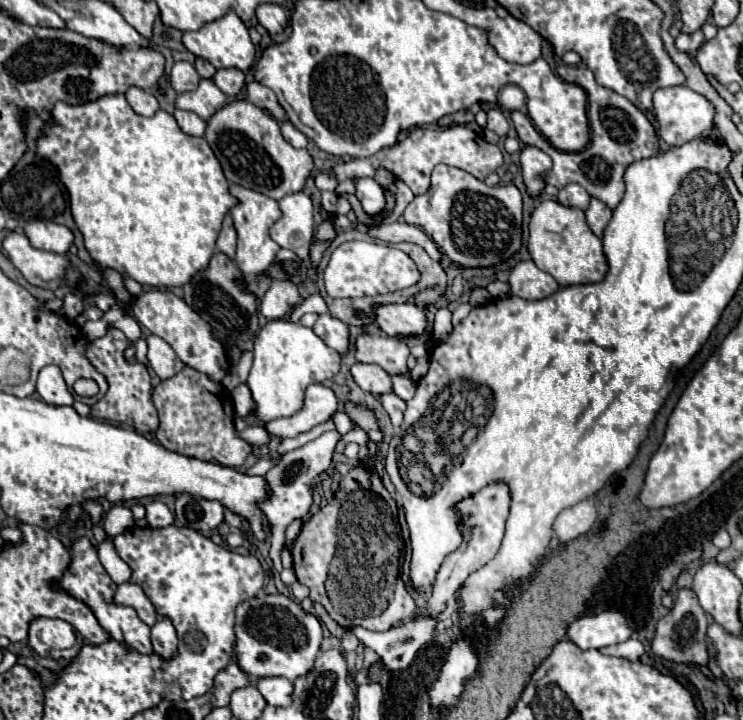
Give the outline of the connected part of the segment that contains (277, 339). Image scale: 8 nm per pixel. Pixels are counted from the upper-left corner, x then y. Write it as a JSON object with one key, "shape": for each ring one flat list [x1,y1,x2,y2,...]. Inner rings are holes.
{"shape":[[286,319,268,321,254,339,254,363,246,381,252,391,254,409,244,421,250,427,264,427,282,415,298,413,304,403,306,387,316,383,314,373,338,373,338,369,340,353,328,347,310,327]]}

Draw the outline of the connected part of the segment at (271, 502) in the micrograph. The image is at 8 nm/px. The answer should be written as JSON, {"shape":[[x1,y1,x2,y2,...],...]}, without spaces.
{"shape":[[332,429,332,431,324,431,318,439,306,443,304,447,296,449,296,451,290,451,286,453,278,465,274,465,268,473,266,473,266,481,270,485,270,491,272,495,260,503,260,509,264,511,268,523,272,525,272,537,270,537,270,557,274,561,274,567,278,571,282,571,282,565,280,565,280,549,284,547,284,531,286,527,296,519,296,517,306,517,308,515,308,509,312,505,312,495,310,495,310,481,320,475,322,471,330,469,332,467,332,455,336,451,336,445,338,441,342,439,342,435]]}

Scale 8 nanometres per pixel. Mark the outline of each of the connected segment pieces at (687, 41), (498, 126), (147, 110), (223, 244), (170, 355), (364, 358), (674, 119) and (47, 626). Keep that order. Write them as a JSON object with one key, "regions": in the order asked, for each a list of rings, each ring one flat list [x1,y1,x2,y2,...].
{"regions":[[[698,29,696,33,692,33,692,35,680,33,680,35,676,37,676,47,678,47,680,51,684,51,684,53,694,53,702,43,704,43,704,35,702,35,700,29]],[[490,109,488,111,488,125,486,125,490,131,498,133,500,137,506,137,508,135,508,129,510,129,510,123,508,123,508,117,502,109]],[[130,87,126,91,126,99,130,103,130,107,144,117,150,117,158,111,158,99,150,93,150,91,142,91,140,87]],[[230,215,224,217,222,231,220,231,218,241,216,241,216,249,222,251,222,253,226,253,228,257,232,257,234,251,236,251,236,229,234,229,234,223,232,223]],[[150,335,148,339,148,363,160,379,170,379,182,371,184,363,178,359,176,351,158,335]],[[360,333,356,337,354,347,356,347,356,361,376,363,390,375,402,375,406,371,410,349,398,337]],[[686,85,678,87,668,87,668,89,658,89,654,93,654,113,658,121,658,133,668,145,684,145,686,141,702,137,704,131,712,129,712,119,714,119,714,107,712,103,702,97,700,93,692,91]],[[32,619,28,645,40,657,72,661,82,647,82,639,78,639,74,627,62,619]]]}

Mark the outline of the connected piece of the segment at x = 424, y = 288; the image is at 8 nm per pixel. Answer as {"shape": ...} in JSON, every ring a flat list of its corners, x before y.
{"shape":[[398,243,396,247,402,249,402,251,406,251,406,253,414,259,414,263,418,265,418,269,420,269,420,273,422,273,422,279,420,279,414,287,389,293,396,295,390,295,390,297,386,297,386,295,380,296,378,303,388,303,388,301,404,303,404,301,408,301,408,303,416,303,416,305,418,305,418,303,432,303,432,301,436,301,436,299,446,291,446,273,444,273,444,269,442,269,442,265,440,265,438,261,430,259,430,255,428,255,420,245,416,245,416,243]]}

